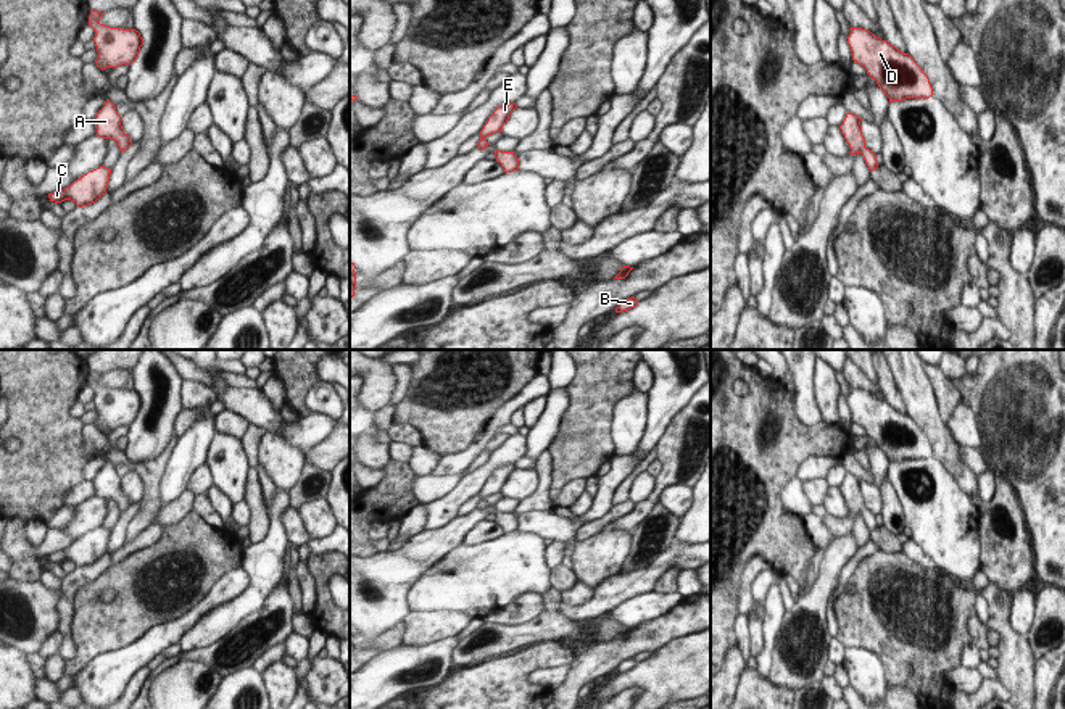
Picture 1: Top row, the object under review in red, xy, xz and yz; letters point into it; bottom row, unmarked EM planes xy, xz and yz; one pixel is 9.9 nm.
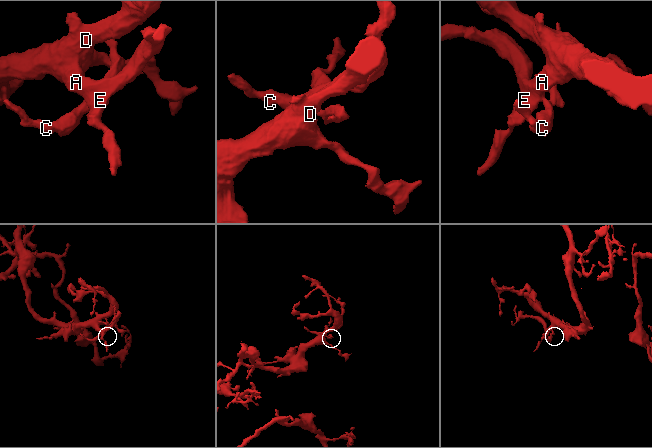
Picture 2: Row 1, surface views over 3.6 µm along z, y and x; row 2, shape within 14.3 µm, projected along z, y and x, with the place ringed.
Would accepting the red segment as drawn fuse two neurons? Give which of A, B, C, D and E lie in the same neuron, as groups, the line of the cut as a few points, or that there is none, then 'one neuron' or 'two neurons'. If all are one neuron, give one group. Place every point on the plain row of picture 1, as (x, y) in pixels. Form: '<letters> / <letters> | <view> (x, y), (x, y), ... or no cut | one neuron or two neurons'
A B C D E | no cut | one neuron

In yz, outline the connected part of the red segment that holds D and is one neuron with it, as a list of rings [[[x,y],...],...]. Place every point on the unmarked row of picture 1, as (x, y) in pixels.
[[[851,388],[847,404],[854,424],[867,430],[867,435],[876,442],[889,459],[889,464],[933,456],[933,448],[923,430],[909,414],[902,414],[888,401],[881,401],[862,388]]]

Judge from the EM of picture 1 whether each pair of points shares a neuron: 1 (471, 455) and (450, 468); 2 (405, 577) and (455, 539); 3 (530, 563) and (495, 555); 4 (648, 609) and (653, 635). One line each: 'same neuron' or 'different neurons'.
1: same neuron
2: same neuron
3: same neuron
4: different neurons

